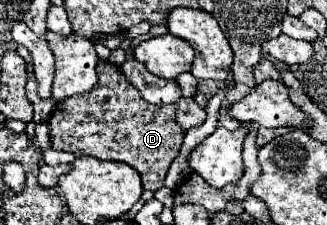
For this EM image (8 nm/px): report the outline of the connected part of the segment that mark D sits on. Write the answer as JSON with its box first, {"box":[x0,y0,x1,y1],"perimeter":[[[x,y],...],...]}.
{"box":[48,61,184,191],"perimeter":[[[100,61],[98,77],[100,79],[92,91],[84,95],[74,95],[56,103],[48,119],[48,133],[52,139],[52,147],[58,151],[70,151],[76,157],[92,155],[98,159],[112,159],[112,161],[128,163],[140,173],[144,189],[156,191],[164,187],[164,177],[168,173],[168,167],[176,159],[180,145],[184,141],[184,131],[176,123],[176,105],[152,105],[144,101],[140,91],[122,75],[122,71],[114,63]]]}

